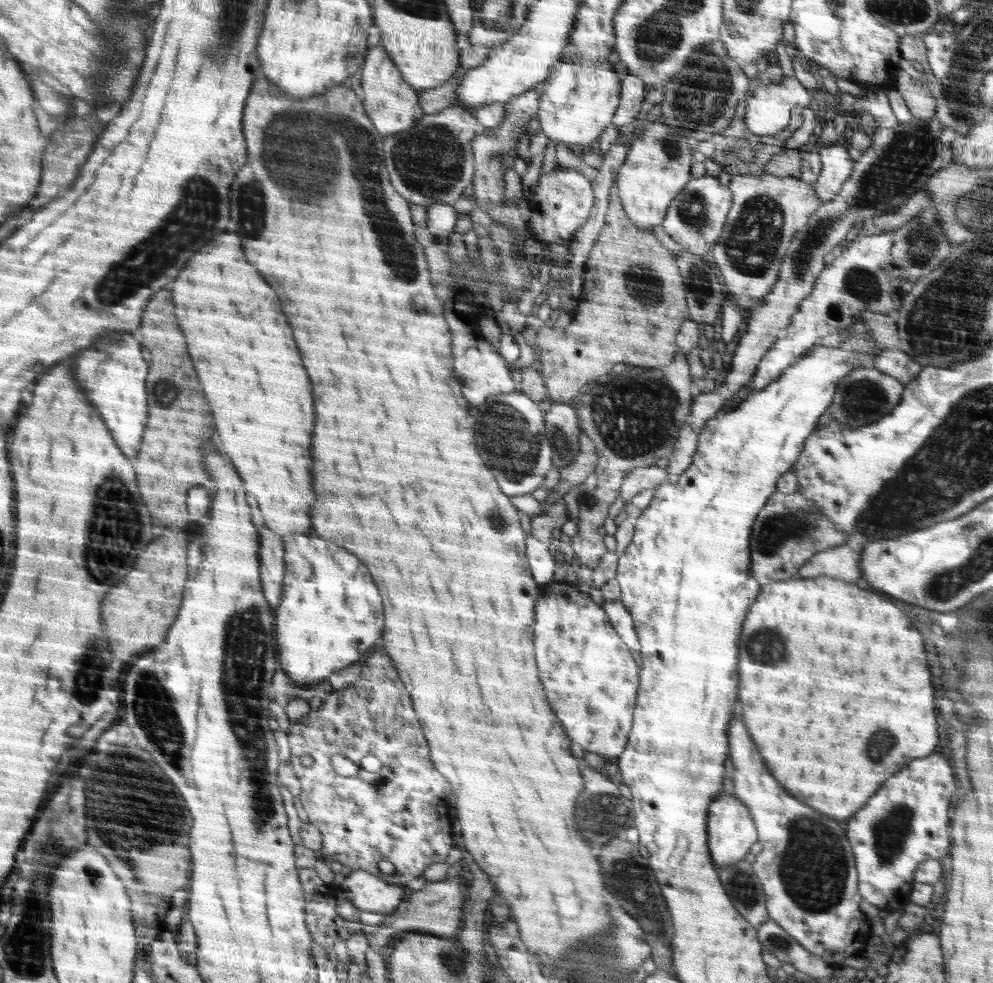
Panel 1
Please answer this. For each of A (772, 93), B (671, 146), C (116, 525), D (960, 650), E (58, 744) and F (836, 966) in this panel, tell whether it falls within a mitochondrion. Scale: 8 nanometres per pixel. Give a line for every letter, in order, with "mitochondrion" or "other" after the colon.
A: mitochondrion
B: mitochondrion
C: mitochondrion
D: other
E: other
F: other

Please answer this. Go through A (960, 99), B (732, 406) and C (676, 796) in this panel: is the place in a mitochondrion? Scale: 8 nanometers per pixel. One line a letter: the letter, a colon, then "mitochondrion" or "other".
A: mitochondrion
B: other
C: other

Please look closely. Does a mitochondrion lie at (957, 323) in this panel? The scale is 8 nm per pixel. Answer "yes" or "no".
yes

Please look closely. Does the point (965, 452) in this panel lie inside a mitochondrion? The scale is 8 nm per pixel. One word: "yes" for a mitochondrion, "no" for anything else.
yes

